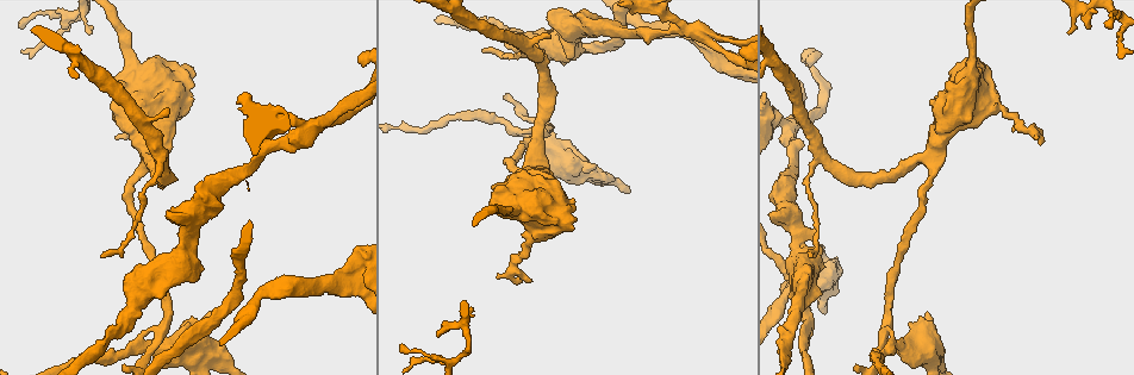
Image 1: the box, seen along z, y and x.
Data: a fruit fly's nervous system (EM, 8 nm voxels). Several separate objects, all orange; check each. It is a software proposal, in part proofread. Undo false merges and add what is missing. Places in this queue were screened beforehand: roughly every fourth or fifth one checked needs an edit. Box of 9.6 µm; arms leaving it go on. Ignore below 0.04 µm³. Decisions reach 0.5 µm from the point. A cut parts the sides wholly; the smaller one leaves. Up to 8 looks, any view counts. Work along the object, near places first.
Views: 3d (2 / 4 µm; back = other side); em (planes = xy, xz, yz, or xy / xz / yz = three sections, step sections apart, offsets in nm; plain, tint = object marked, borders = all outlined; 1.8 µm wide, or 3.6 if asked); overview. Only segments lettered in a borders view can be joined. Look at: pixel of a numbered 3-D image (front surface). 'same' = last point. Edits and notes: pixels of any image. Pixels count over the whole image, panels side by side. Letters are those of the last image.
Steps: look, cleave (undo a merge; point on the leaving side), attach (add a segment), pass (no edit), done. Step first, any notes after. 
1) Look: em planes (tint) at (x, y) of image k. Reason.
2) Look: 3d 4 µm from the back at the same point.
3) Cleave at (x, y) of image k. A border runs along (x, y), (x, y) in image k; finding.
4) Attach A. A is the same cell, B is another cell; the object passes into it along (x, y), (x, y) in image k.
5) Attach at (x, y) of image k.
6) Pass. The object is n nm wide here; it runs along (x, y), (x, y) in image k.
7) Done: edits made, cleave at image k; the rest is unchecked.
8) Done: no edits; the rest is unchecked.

Look: 3d 2 µm from the back at (791, 132) of image 1. Three arms meet.

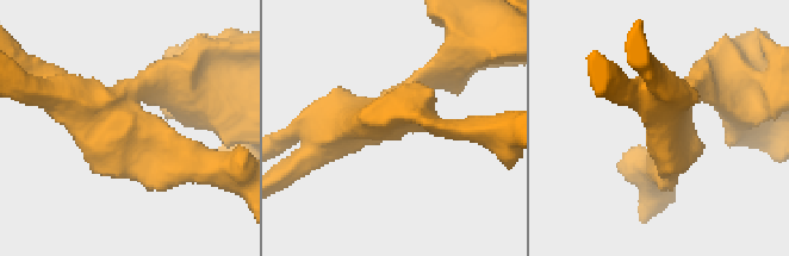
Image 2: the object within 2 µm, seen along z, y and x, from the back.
Look: em planes (borders) at (666, 126) of image 2. 3 arms meet here; the arms are 200, 220, 240 nm wide.

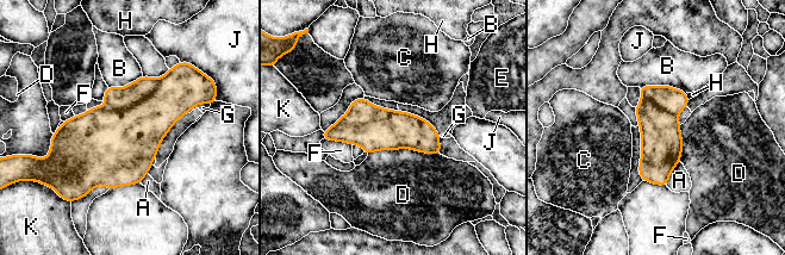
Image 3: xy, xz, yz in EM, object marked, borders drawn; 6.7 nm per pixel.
Cleave at (114, 98) of image 3. The object is 280 nm wide here; A, B, C, D, E, F, G, H, J and K are other cells; a border runs along (159, 79), (130, 106), (107, 107) in image 3; two neurons meet here.

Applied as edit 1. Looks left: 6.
Look: em planes (borders) at (527, 237) of image 1. Sudden change in width.

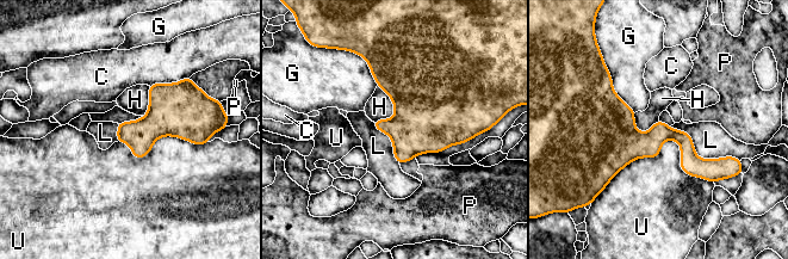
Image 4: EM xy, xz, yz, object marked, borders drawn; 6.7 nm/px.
Pass. The longest contact is with U, 750 nm; C, G, H, L, P and U are other cells; continuous, no second neuron.

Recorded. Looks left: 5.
Look: em 3.6 µm yz step 16 (tint) at (186, 253) of image 1. Thick turns thin.

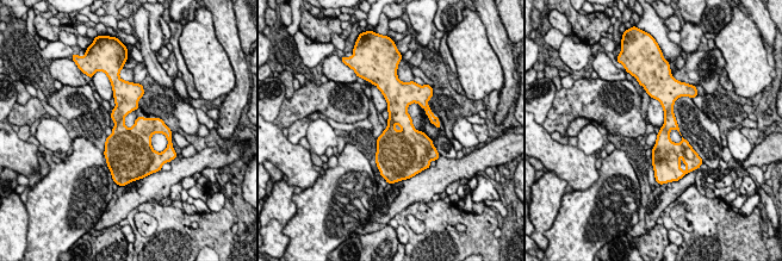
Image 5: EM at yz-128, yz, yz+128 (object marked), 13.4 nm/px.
Look: em 3.6 µm yz step 16 (borders) at the same point.

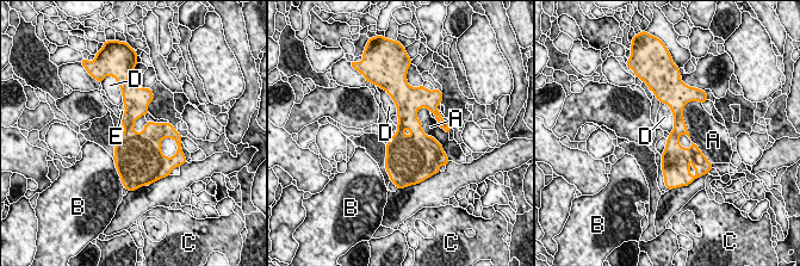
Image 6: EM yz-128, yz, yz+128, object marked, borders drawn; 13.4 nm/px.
Pass. A, B, C, D and E are other cells; it runs along (668, 100), (677, 110), (668, 167) in image 6; all the same neuron.

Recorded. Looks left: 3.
Done: edits made, cleave at image 3; the rest is unchecked.

